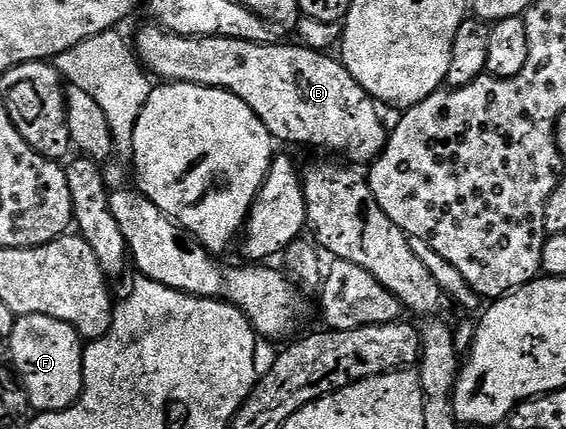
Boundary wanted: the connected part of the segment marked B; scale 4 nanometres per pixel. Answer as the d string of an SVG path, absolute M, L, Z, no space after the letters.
M156 24L148 25L143 27L137 34L135 53L140 58L141 65L145 67L150 75L156 76L158 74L161 77L158 79L165 82L190 82L191 84L199 84L200 86L216 86L218 90L230 90L235 96L239 96L239 100L243 100L243 104L247 104L251 108L251 112L255 112L259 116L259 120L265 125L267 132L273 135L278 143L294 142L297 146L322 146L325 150L334 150L337 154L346 154L350 158L348 161L353 164L361 164L357 162L365 162L364 164L372 163L373 159L378 158L381 151L385 149L387 126L381 123L380 112L382 113L382 111L379 109L378 103L373 101L373 97L363 89L359 84L359 80L355 80L355 76L351 76L351 72L347 72L345 65L336 57L319 50L310 50L304 44L296 44L297 46L277 46L278 44L244 42L243 40L227 40L226 38L184 38L178 34L170 34L169 31L162 30Z

